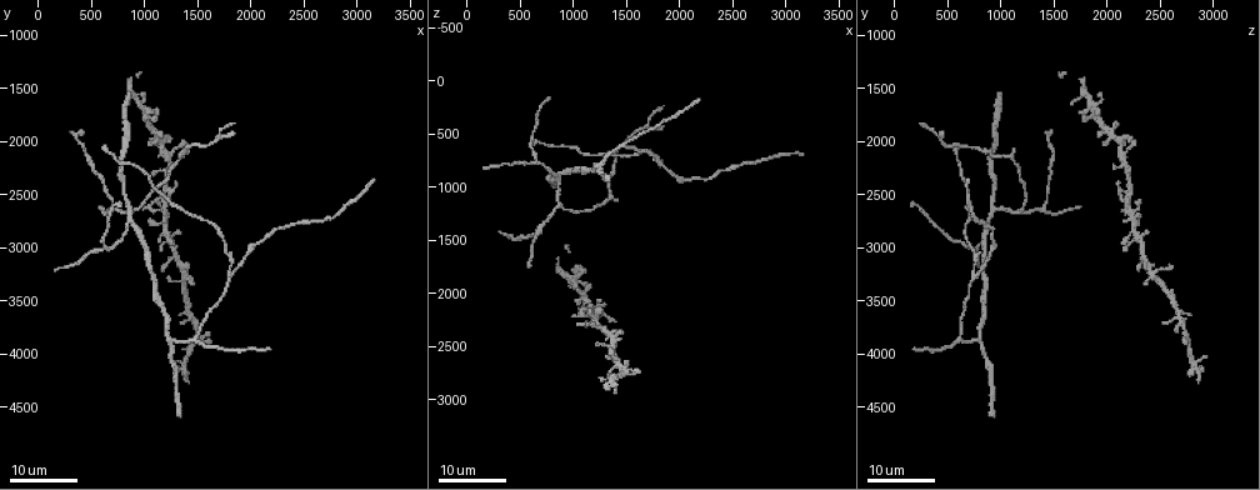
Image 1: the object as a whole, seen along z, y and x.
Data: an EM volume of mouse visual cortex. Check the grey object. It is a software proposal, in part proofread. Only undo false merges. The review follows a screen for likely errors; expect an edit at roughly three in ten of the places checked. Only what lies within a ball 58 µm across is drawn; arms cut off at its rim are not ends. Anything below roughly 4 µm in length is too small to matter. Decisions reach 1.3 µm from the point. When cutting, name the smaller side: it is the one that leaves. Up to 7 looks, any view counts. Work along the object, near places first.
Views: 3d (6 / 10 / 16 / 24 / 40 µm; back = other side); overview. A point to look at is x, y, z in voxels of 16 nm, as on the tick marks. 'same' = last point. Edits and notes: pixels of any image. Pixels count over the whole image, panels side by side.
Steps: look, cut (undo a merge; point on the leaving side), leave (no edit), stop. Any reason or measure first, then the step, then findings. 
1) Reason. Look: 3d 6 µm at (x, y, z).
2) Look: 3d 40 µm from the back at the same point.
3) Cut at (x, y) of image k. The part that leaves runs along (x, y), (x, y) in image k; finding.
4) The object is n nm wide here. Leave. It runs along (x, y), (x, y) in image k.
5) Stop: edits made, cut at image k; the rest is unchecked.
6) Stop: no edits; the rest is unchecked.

Thin arm on a thick one. Look: 3d 24 µm at (880, 2740, 900).

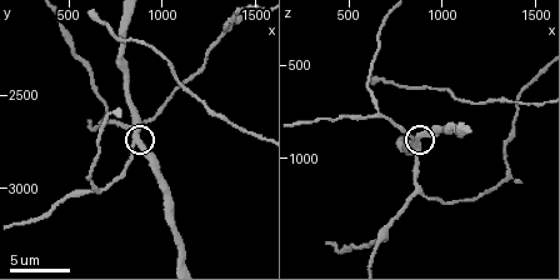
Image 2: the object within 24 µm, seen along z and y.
Look: 3d 6 µm at (860, 2740, 880).

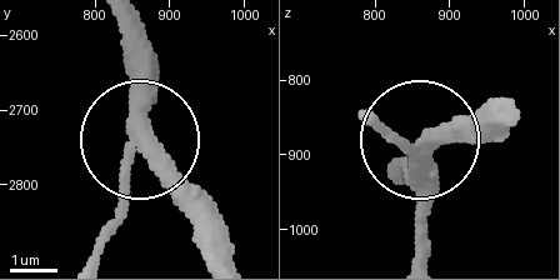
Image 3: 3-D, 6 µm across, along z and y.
The object is 300 nm wide here. Leave. It runs along (421, 258), (421, 141), (373, 126) in image 3; one neuron here.

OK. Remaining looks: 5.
Three-way junction. Look: 3d 16 µm at (640, 3020, 760).

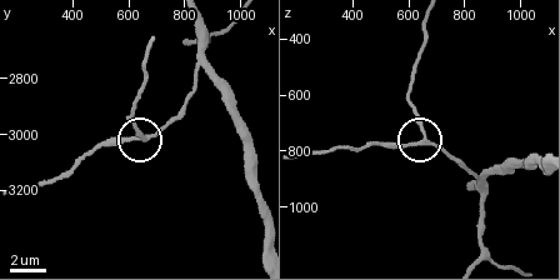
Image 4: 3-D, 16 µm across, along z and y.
Look: 3d 6 µm at (650, 3020, 760).

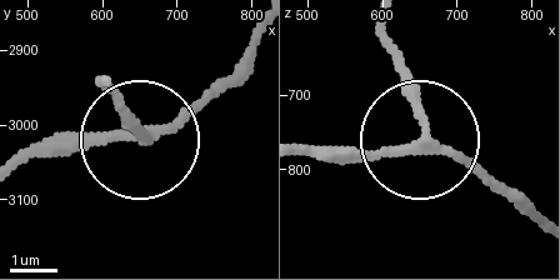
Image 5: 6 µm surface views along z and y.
3 arms meet here. Leave. It runs along (530, 211), (459, 160), (410, 144), (306, 156) in image 5; continuous, no second neuron.

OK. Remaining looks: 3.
Three arms meet. Look: 3d 24 µm at (1300, 3880, 760).

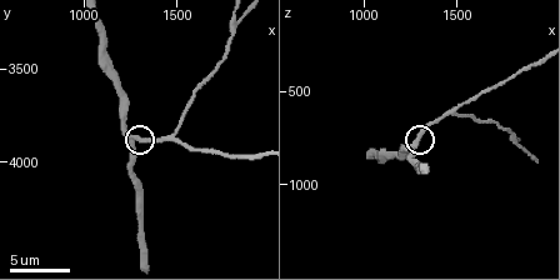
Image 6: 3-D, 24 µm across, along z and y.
Zoom in. Look: 3d 6 µm at (1280, 3880, 780).

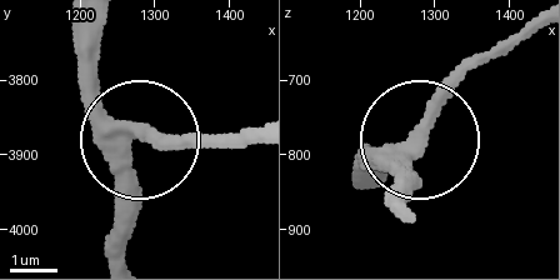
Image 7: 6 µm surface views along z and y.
Leave. It runs along (358, 176), (410, 149), (406, 209) in image 7; one neuron here.

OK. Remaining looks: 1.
Two arms in line, one across. Look: 3d 6 µm at (1820, 3260, 760).

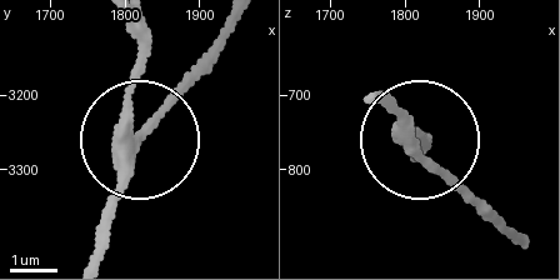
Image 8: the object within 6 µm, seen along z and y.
Leave. It runs along (365, 96), (489, 211) in image 8; all the same neuron.

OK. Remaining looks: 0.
Stop: no edits; the rest is unchecked.

